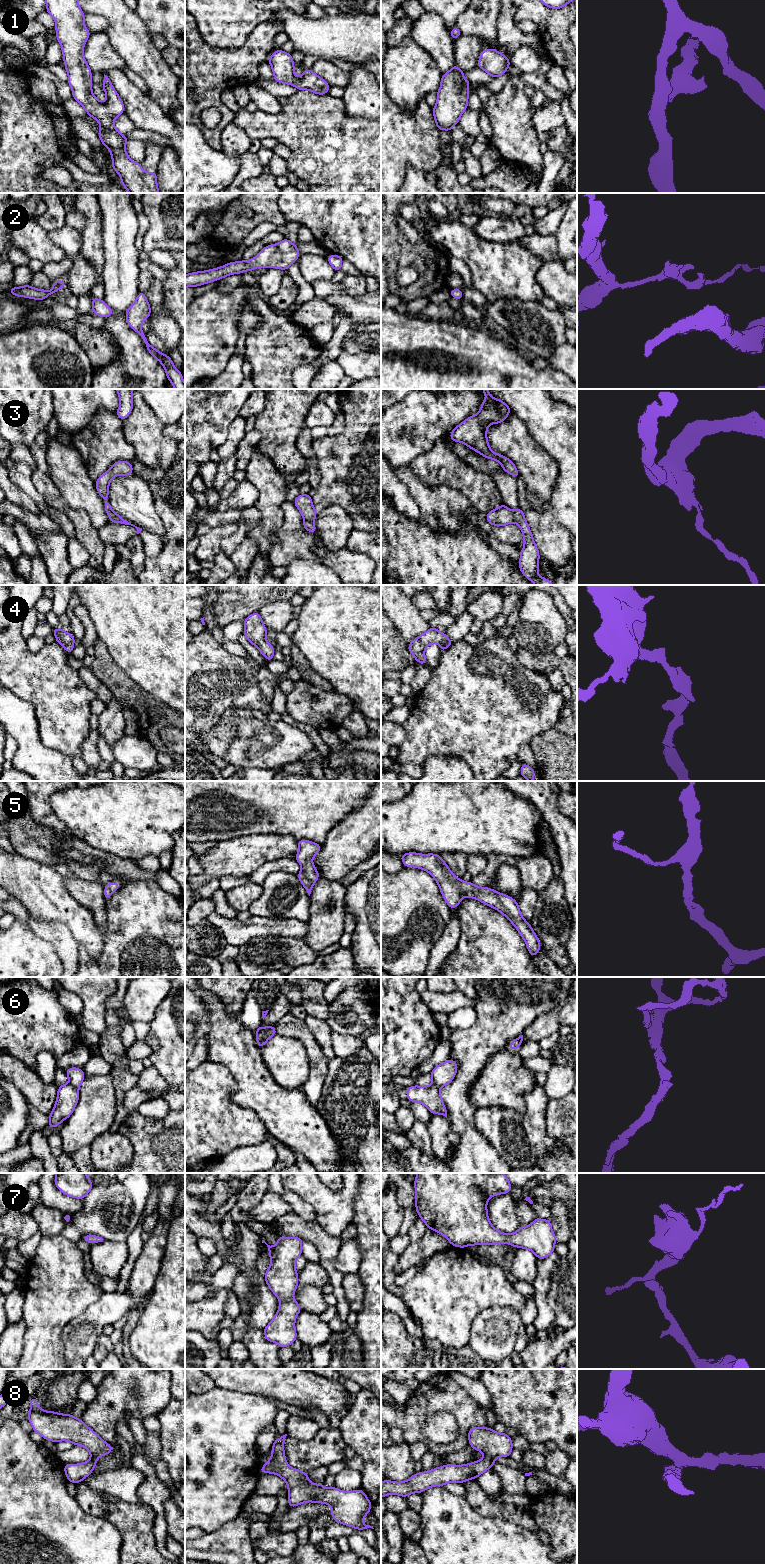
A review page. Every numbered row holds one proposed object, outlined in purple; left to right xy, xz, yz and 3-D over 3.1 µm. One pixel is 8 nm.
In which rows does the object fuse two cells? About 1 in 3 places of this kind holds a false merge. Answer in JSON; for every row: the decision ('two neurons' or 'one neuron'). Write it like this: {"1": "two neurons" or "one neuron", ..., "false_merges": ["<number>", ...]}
{"1": "one neuron", "2": "one neuron", "3": "two neurons", "4": "one neuron", "5": "one neuron", "6": "two neurons", "7": "one neuron", "8": "one neuron", "false_merges": ["3", "6"]}

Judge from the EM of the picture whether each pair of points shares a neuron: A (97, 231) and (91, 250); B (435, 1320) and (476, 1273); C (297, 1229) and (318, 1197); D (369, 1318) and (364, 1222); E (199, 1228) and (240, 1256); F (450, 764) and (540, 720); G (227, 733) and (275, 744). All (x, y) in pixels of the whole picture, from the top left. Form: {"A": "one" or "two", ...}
{"A": "one", "B": "one", "C": "two", "D": "one", "E": "one", "F": "two", "G": "two"}

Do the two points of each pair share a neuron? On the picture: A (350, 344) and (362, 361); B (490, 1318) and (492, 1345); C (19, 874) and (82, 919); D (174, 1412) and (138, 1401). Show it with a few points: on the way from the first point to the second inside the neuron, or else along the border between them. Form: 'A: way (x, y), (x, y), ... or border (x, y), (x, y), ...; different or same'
A: border (343, 350), (350, 352), (370, 351); different
B: way (492, 1325), (492, 1338); same
C: way (35, 885), (53, 903), (66, 908); same
D: border (169, 1385), (170, 1400), (157, 1415); different

